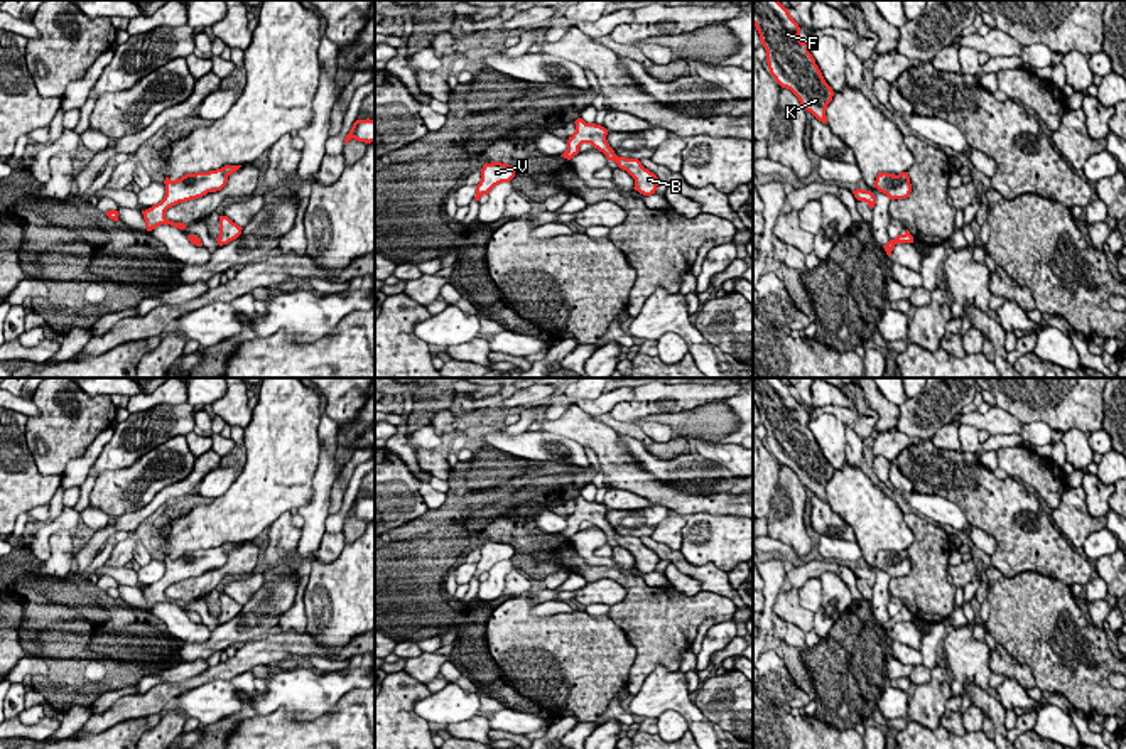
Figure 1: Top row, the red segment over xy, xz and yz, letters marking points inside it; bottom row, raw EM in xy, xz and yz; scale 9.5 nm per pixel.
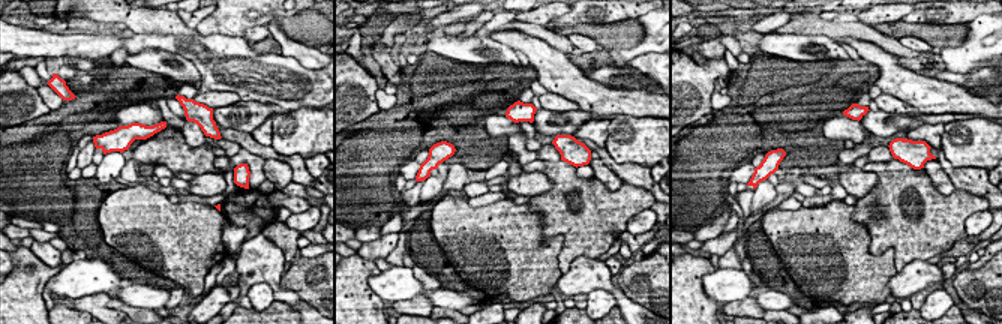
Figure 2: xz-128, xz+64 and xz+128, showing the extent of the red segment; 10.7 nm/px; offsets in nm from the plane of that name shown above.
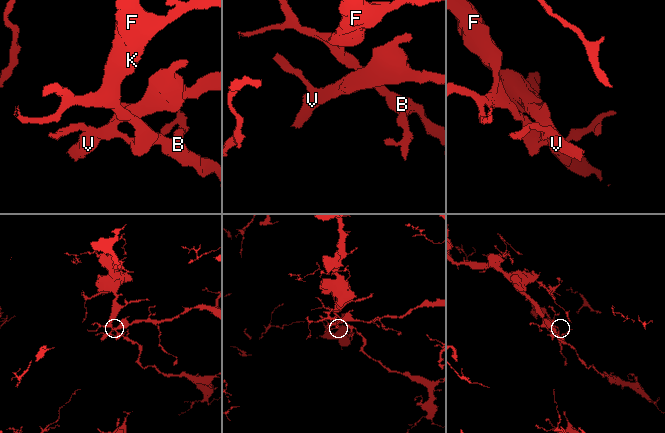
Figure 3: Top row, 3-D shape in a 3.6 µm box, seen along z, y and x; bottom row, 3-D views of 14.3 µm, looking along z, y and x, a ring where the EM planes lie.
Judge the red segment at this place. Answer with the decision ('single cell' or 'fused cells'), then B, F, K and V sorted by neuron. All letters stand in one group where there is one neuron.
fused cells; groups B F K / V

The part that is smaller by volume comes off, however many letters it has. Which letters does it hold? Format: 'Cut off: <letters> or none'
Cut off: V

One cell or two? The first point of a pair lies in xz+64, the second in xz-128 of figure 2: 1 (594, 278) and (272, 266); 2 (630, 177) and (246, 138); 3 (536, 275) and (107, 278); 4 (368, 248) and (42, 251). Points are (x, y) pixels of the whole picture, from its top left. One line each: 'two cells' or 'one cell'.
1: one cell
2: one cell
3: two cells
4: one cell

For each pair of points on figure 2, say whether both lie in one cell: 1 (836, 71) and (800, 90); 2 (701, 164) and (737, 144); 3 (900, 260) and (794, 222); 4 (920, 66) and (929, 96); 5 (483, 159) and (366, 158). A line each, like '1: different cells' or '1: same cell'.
1: same cell
2: same cell
3: different cells
4: different cells
5: same cell

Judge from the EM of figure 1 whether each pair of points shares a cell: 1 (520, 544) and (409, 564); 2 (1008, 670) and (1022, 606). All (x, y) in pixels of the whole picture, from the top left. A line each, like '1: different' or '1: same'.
1: same
2: different

